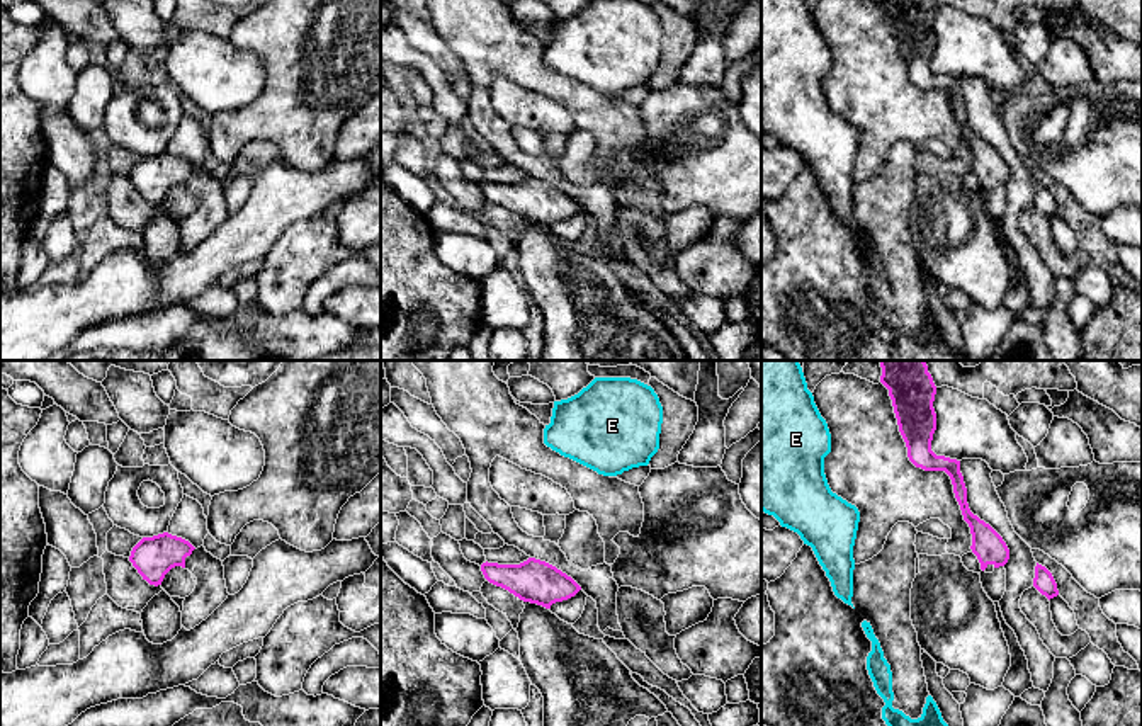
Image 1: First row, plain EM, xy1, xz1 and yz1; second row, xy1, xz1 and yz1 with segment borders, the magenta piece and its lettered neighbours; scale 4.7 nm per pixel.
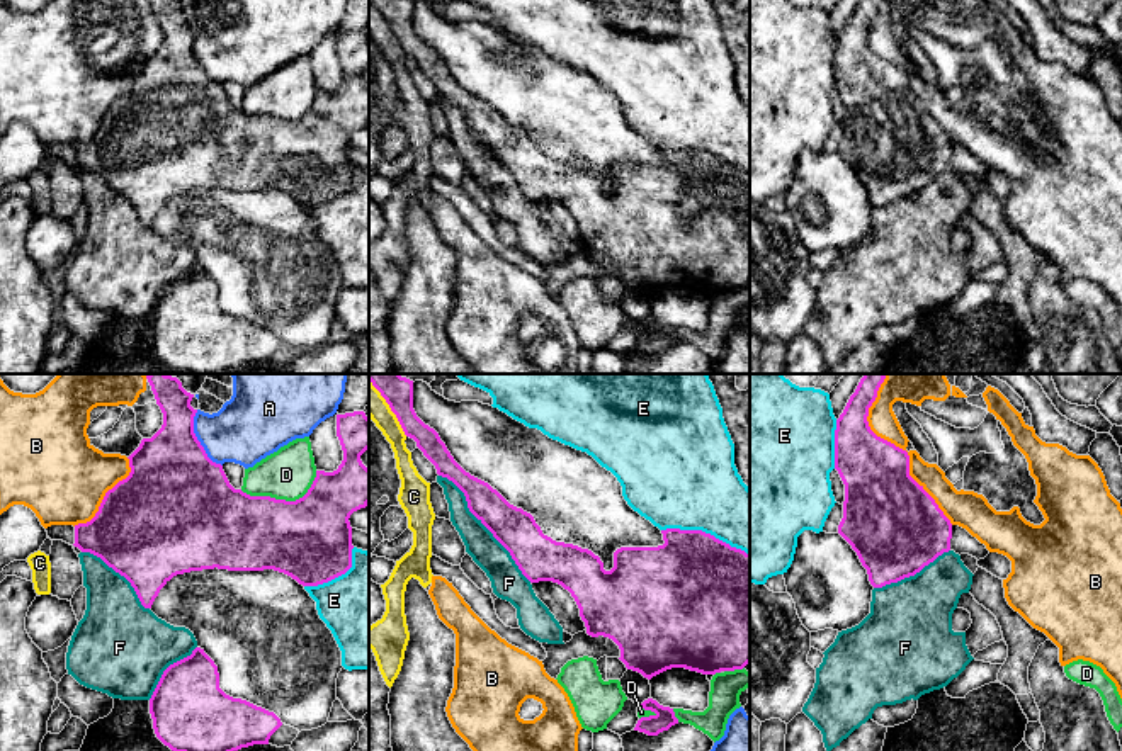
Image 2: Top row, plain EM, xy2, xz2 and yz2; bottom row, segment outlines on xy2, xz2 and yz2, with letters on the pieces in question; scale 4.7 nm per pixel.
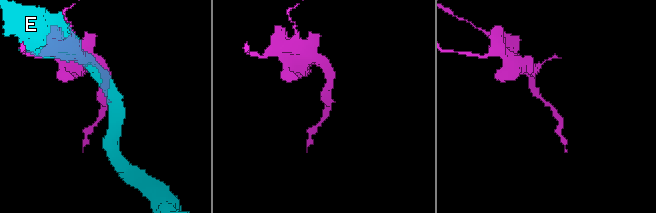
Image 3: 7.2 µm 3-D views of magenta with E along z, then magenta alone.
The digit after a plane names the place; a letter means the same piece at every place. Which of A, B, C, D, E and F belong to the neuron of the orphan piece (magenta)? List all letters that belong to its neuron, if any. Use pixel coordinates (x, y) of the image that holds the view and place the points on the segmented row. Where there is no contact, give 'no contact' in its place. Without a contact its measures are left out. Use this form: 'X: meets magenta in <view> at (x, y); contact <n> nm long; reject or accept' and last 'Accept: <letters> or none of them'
A: meets magenta in xy2 at (198, 440); contact 300 nm long; reject
B: meets magenta in yz2 at (898, 447); contact 800 nm long; reject
C: meets magenta in xz2 at (390, 406); contact 320 nm long; reject
D: meets magenta in xy2 at (283, 500); contact 380 nm long; reject
E: meets magenta in xz2 at (704, 532); contact 440 nm long; reject
F: meets magenta in xz2 at (483, 524); contact 650 nm long; reject
Accept: none of them

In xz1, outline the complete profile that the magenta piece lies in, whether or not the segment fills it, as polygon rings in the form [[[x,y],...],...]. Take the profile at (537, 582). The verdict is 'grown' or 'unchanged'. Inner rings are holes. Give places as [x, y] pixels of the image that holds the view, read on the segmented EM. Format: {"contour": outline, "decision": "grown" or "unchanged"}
{"contour": [[[529,558],[520,564],[483,563],[484,578],[523,602],[551,609],[552,604],[574,597],[581,587],[556,566]]], "decision": "unchanged"}

